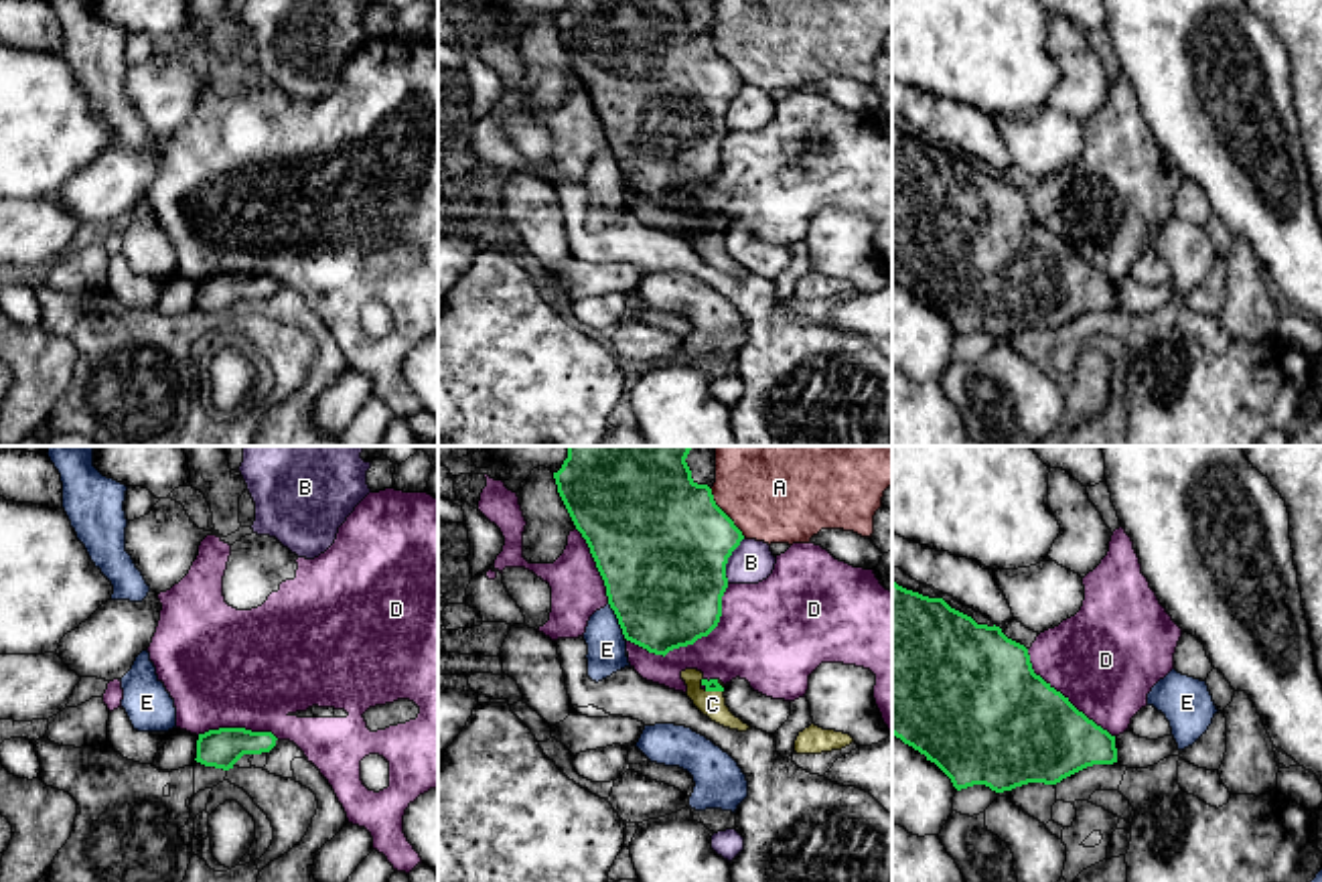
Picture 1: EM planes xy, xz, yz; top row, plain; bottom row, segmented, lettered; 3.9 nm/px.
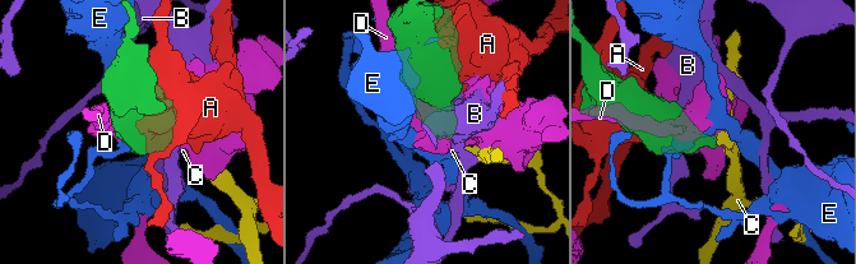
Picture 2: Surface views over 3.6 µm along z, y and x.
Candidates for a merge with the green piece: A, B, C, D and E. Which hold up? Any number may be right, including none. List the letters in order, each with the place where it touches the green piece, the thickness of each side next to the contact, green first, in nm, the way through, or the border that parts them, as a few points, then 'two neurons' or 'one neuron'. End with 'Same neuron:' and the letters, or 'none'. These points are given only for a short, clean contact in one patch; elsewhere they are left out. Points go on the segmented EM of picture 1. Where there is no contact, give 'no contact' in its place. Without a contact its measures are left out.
A: xz (724, 513) | 480/480 nm | two neurons
B: xz (726, 560) | 500/170 nm | two neurons
C: xz (714, 690) | 50/110 nm | across xz (710, 686), (714, 690), (712, 704) | one neuron
D: xz (690, 643) | 460/300 nm | two neurons
E: xz (619, 621) | 480/160 nm | along xz (609, 603), (625, 637) | two neurons
Same neuron: C

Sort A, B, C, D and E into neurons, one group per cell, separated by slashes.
A / B / C / D / E

